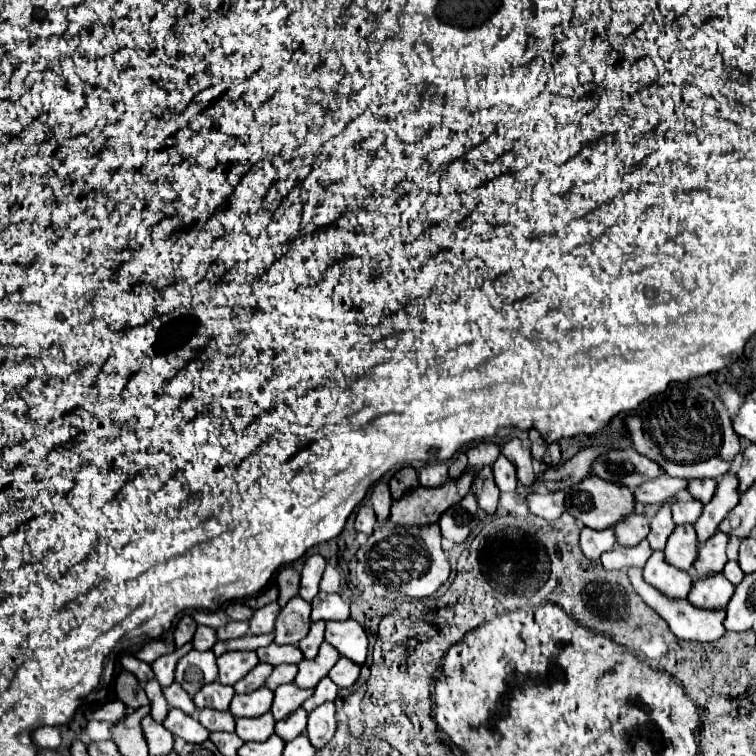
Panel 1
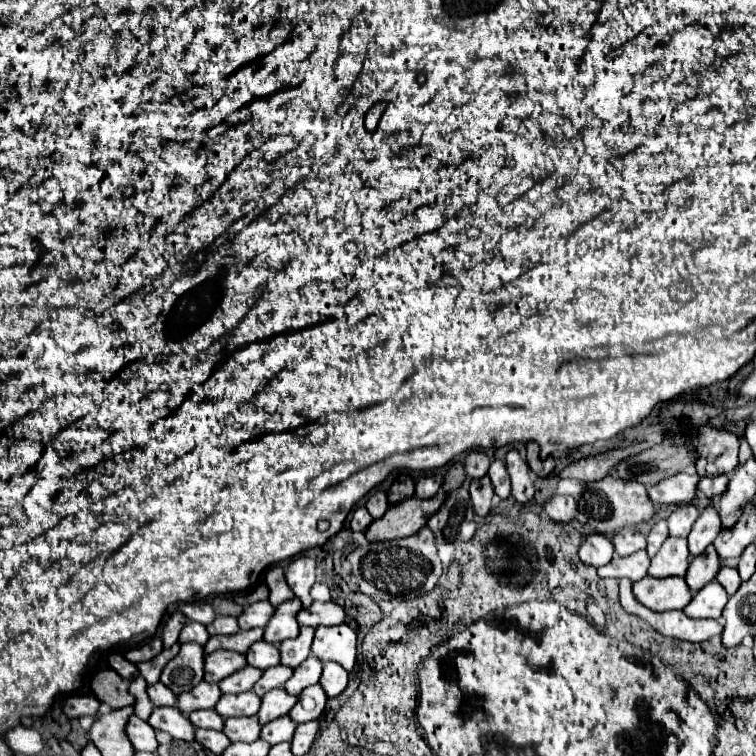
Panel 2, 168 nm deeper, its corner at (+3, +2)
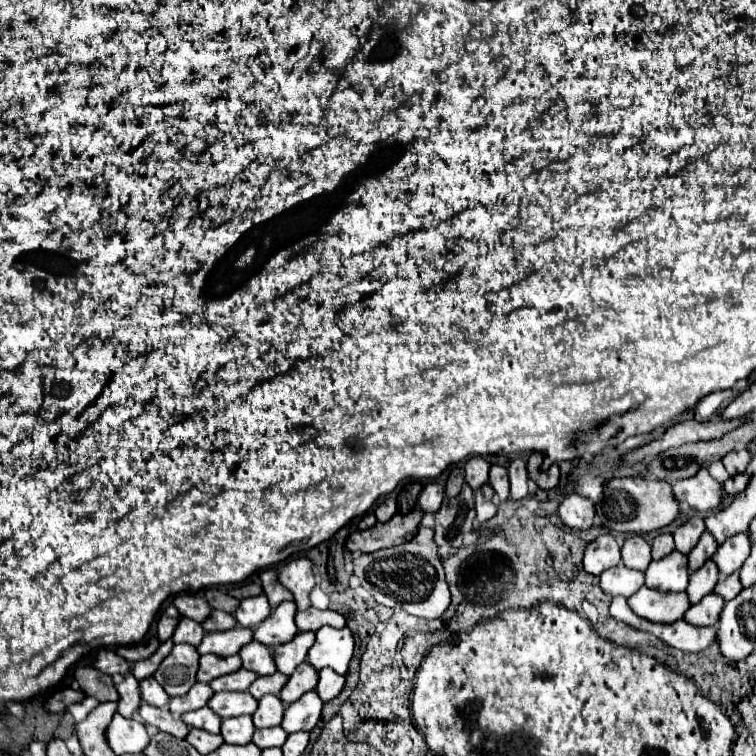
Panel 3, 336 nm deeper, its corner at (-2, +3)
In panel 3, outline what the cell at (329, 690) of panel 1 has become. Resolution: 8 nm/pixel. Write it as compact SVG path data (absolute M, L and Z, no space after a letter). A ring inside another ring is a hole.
M306 692L304 696L300 696L296 702L286 706L284 712L284 720L282 720L282 728L292 734L298 730L312 730L318 720L320 720L320 712L322 712L322 700L316 696L316 692Z

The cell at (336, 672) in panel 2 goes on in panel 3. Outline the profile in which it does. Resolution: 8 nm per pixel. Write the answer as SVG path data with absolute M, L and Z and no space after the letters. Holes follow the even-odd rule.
M324 668L320 670L320 682L316 686L316 692L324 702L328 702L342 692L344 684L346 684L346 676L336 674L332 668Z

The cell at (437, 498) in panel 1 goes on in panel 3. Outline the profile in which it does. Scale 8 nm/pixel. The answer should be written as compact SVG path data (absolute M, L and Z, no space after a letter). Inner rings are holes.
M414 508L408 514L394 514L384 524L378 522L374 528L350 534L350 538L346 540L346 548L352 552L376 552L382 548L404 544L416 536L422 518L424 514L420 512L420 508Z

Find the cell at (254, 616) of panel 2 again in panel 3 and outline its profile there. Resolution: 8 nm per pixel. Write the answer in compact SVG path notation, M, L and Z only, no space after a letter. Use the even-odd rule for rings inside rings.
M254 596L254 598L246 598L240 602L238 610L236 610L236 620L240 626L246 626L246 628L254 628L258 624L262 624L268 616L270 616L272 608L266 600L266 596Z

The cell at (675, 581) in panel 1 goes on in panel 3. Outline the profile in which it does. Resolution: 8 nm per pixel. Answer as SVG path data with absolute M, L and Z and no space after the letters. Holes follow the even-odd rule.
M642 586L634 596L628 598L630 608L652 622L674 622L684 616L690 608L690 600L684 592L654 592Z

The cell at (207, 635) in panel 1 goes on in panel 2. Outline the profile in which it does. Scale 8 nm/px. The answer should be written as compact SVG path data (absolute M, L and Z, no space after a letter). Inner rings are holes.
M189 621L189 623L183 627L181 635L179 635L179 643L189 643L189 641L193 641L193 643L205 645L207 639L209 639L209 635L207 635L205 625L195 623L195 621Z

